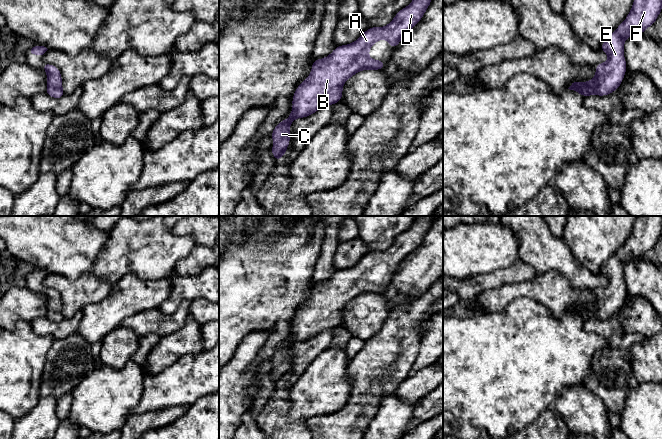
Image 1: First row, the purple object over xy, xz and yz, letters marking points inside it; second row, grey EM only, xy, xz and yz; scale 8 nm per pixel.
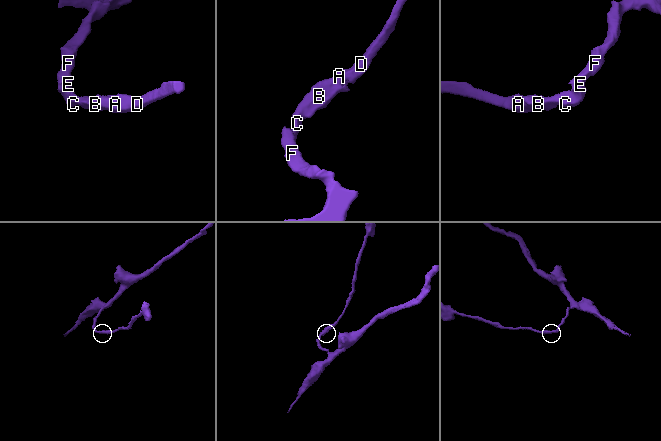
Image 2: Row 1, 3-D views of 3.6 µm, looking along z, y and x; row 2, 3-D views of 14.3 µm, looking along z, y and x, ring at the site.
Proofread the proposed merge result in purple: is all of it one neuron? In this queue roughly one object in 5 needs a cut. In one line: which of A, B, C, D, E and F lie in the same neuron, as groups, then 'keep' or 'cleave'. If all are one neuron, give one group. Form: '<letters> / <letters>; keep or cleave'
A B C D E F; keep

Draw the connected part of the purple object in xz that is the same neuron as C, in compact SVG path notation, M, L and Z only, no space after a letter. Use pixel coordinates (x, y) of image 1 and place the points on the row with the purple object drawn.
M413 0L407 7L398 11L394 19L385 27L370 27L355 42L348 45L337 46L332 53L322 59L313 60L311 74L301 82L293 97L293 109L290 116L279 122L272 133L273 157L280 161L289 146L289 128L294 119L305 118L319 109L336 104L342 100L344 82L357 72L362 70L382 70L385 67L384 60L373 60L369 57L370 48L379 40L386 39L392 49L399 45L405 34L409 32L424 16L432 0Z

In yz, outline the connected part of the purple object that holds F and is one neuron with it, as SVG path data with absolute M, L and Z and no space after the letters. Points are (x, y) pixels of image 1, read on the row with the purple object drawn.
M634 0L625 21L609 35L599 48L608 54L608 61L596 64L596 75L592 80L584 83L574 82L568 89L580 93L584 98L589 95L606 96L617 90L627 71L627 64L624 58L624 41L630 36L643 34L649 26L655 24L661 11L662 0Z

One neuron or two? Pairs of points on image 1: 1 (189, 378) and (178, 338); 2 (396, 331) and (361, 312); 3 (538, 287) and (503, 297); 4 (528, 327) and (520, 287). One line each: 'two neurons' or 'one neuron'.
1: two neurons
2: two neurons
3: one neuron
4: two neurons

